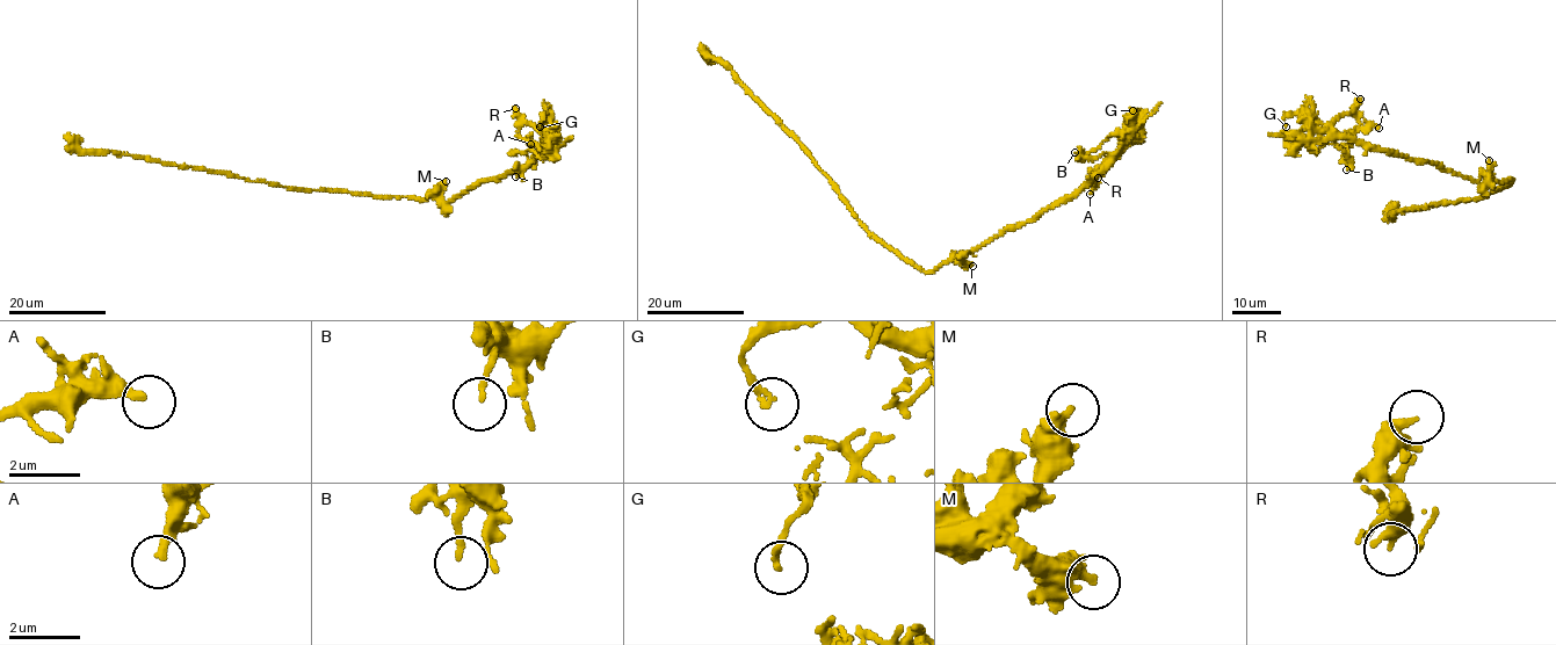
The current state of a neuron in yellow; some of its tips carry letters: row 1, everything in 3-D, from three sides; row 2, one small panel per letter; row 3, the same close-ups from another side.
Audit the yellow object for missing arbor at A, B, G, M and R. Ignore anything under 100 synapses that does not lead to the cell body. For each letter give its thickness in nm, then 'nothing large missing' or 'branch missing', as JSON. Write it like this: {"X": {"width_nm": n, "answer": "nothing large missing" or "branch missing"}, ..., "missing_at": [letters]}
{"A": {"width_nm": 280, "answer": "nothing large missing"}, "B": {"width_nm": 140, "answer": "nothing large missing"}, "G": {"width_nm": 190, "answer": "nothing large missing"}, "M": {"width_nm": 400, "answer": "nothing large missing"}, "R": {"width_nm": 280, "answer": "nothing large missing"}, "missing_at": []}

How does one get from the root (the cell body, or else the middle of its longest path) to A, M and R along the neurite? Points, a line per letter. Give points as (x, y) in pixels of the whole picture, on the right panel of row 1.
A: (1511, 182), (1509, 178), (1483, 182), (1468, 180), (1439, 164), (1370, 150), (1339, 133), (1379, 128)
M: (1511, 182), (1509, 178), (1499, 181), (1489, 175), (1489, 160)
R: (1511, 182), (1509, 178), (1483, 182), (1468, 180), (1439, 164), (1348, 140), (1333, 124), (1351, 113), (1360, 99)

